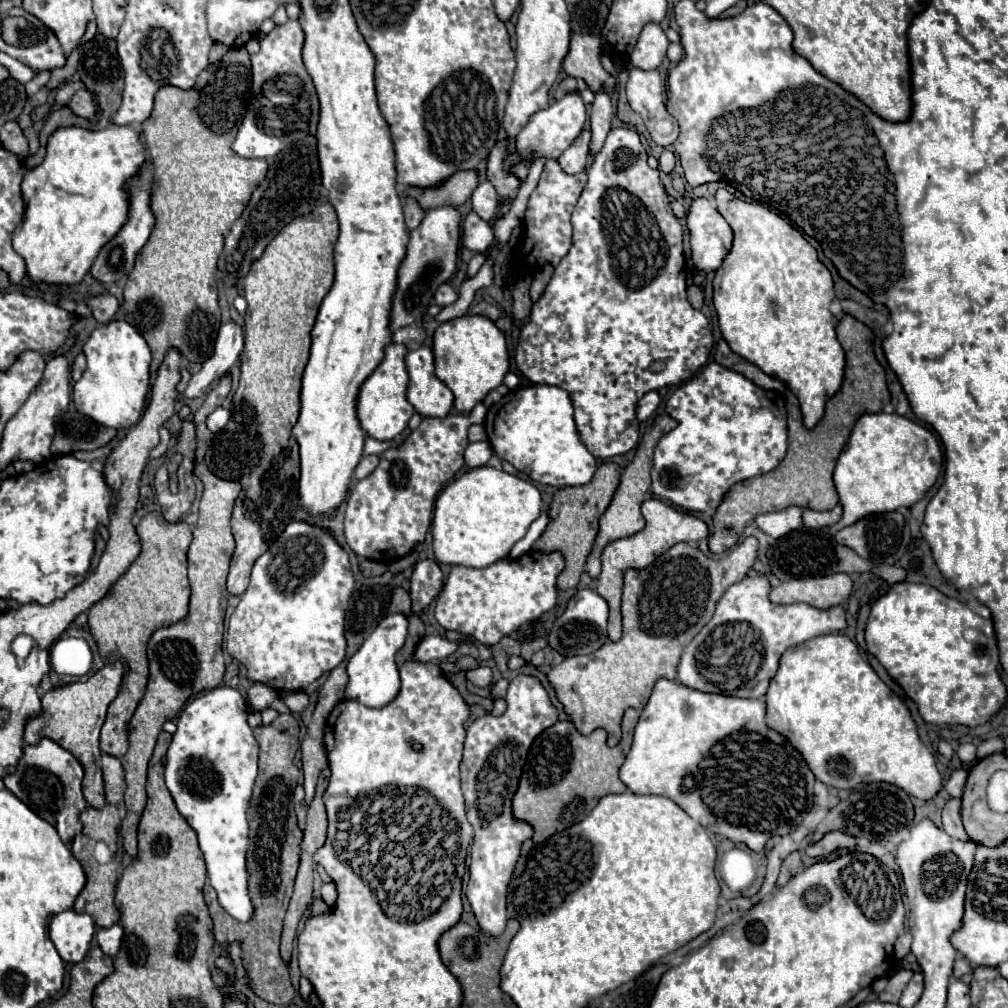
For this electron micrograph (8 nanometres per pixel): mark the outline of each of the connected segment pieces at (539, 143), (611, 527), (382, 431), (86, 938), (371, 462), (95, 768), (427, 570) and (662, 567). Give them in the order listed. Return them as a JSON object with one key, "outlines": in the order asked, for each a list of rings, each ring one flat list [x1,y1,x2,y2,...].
{"outlines":[[[578,92,566,94,562,100,554,102,546,110,540,110,532,116,532,122,528,122,528,126,520,132,520,138,516,138,518,152,524,156,528,156,532,152,536,158,538,156,558,158,580,134,580,130,584,128,584,122,586,122,586,104,584,104,582,96]],[[654,422,652,426,648,426,646,432,644,432,644,436,642,436,642,442,640,442,640,446,638,446,638,450,636,450,634,460,632,460,632,462,626,466,626,470,622,472,620,486,618,486,618,490,616,490,616,494,614,494,610,506,606,508,606,512,604,512,602,518,600,518,600,532,598,532,598,536,596,536,596,540,594,540,594,546,592,546,590,556,588,556,588,560,586,560,586,572,588,572,592,578,598,578,598,574,600,574,600,554,602,554,602,550,604,550,604,546,606,546,608,542,614,542,614,540,618,540,618,538,632,536,632,534,636,534,636,532,640,532,640,530,644,528,644,518,642,518,642,514,640,514,640,504,642,504,642,500,644,500,644,494,646,494,648,488,650,488,652,456,654,456,654,448,656,448,656,444,658,444,658,440,660,440,662,436,664,436,664,428,662,428,660,424]],[[390,344,386,348,386,356,380,362,380,366,362,382,358,400,356,400,356,416,360,420,362,430,380,442,394,440,404,432,408,426,408,420,414,414,414,406,406,400,406,388,408,388,408,372,406,372,406,358,408,348,404,344]],[[64,910,50,920,50,940,66,962,80,962,94,938,94,920,88,914]],[[364,456,364,458,360,460,360,464,356,466,354,478,356,478,356,480,366,478,370,472,374,472,374,468,378,466,378,462,380,462,380,458,378,458,378,456]],[[112,664,100,668,96,674,92,674,86,682,74,682,62,688,54,688,42,696,42,712,34,718,28,718,24,728,24,742,36,744,42,738,50,738,68,752,72,752,80,764,84,766,84,780,82,780,82,792,92,808,104,808,104,782,102,782,102,770,100,770,100,732,106,708,116,698,120,682,124,676,122,664]],[[420,560,414,566,412,574,412,612,420,614,440,592,442,588,442,572,434,560]],[[748,536,730,554,722,558,704,556,698,546,690,546,680,542,664,552,654,564,644,570,628,570,624,574,624,594,622,594,622,616,624,616,624,634,618,642,606,642,600,650,588,656,572,656,562,664,554,666,548,672,548,680,552,682,558,700,564,704,566,714,572,718,576,728,582,734,590,734,596,728,604,728,608,732,608,744,616,746,620,742,620,724,626,708,642,710,650,698,650,692,660,678,676,678,678,660,688,642,710,622,716,602,726,592,728,586,740,582,746,572,752,568,758,554,758,540]]]}

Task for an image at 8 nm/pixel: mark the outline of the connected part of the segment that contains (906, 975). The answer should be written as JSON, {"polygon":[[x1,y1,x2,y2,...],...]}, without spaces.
{"polygon":[[898,970,896,974,892,974,892,976,888,978,886,990,880,992,878,1000,880,1000,880,1002,892,1002,892,1004,898,1004,898,1000,900,1000,900,996,902,996,906,984,910,982,910,978,912,978,912,972,910,972,910,970]]}

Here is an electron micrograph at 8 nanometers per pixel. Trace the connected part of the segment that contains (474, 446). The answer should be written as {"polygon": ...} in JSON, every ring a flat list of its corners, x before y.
{"polygon":[[472,442,464,452,464,460,468,468,478,468,478,466,484,466,492,454,494,452,488,442]]}

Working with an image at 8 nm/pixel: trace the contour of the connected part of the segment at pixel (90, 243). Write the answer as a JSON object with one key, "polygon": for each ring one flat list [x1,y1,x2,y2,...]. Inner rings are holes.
{"polygon":[[112,120,102,130,66,126,56,128,50,134,44,162,24,176,22,194,26,202,26,214,12,238,14,250,26,260,28,276,34,282,76,284,86,276,102,246,110,242,126,224,130,212,128,180,138,174,138,170,146,164,146,158,148,152,140,140,140,132,132,126,118,126]]}

